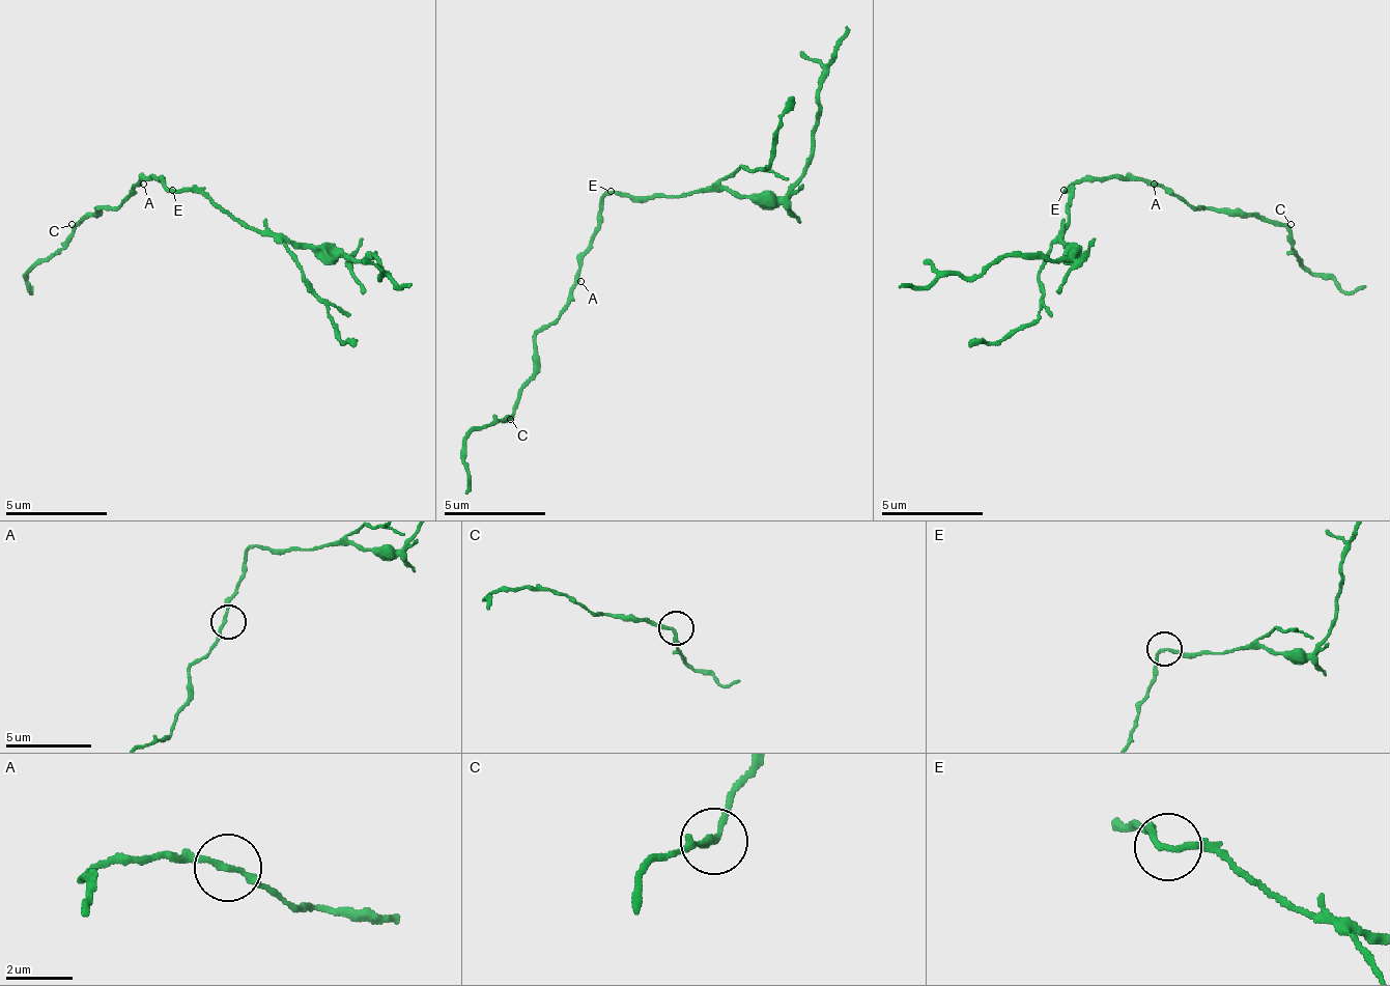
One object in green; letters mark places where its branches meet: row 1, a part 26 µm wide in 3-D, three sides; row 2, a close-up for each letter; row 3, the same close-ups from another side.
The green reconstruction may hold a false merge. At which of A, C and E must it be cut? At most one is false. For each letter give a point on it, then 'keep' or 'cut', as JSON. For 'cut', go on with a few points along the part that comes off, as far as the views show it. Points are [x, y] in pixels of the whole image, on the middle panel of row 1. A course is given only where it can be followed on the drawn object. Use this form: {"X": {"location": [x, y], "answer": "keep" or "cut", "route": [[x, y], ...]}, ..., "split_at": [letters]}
{"A": {"location": [580, 281], "answer": "keep"}, "C": {"location": [510, 419], "answer": "keep"}, "E": {"location": [611, 191], "answer": "cut", "route": [[612, 190], [636, 195], [692, 190], [784, 195], [804, 170], [810, 129], [820, 109], [815, 88], [850, 27]]}, "split_at": ["E"]}

